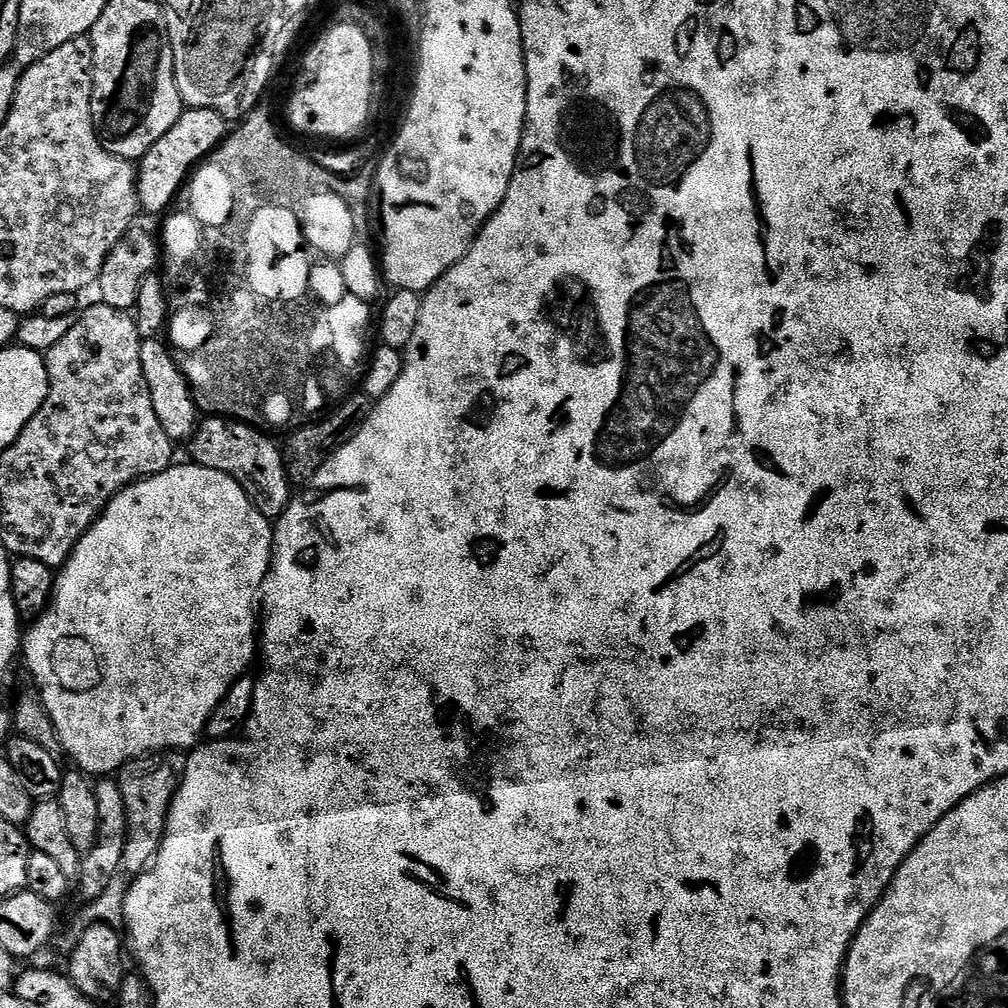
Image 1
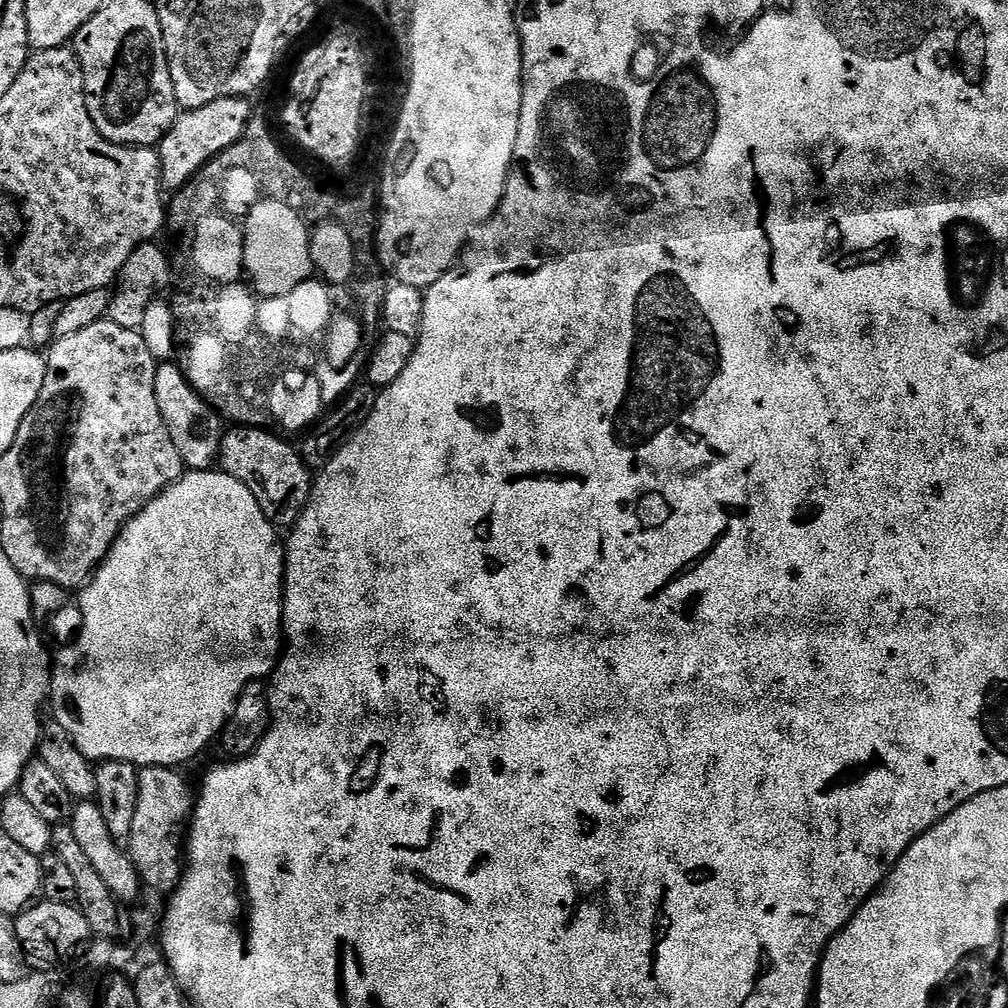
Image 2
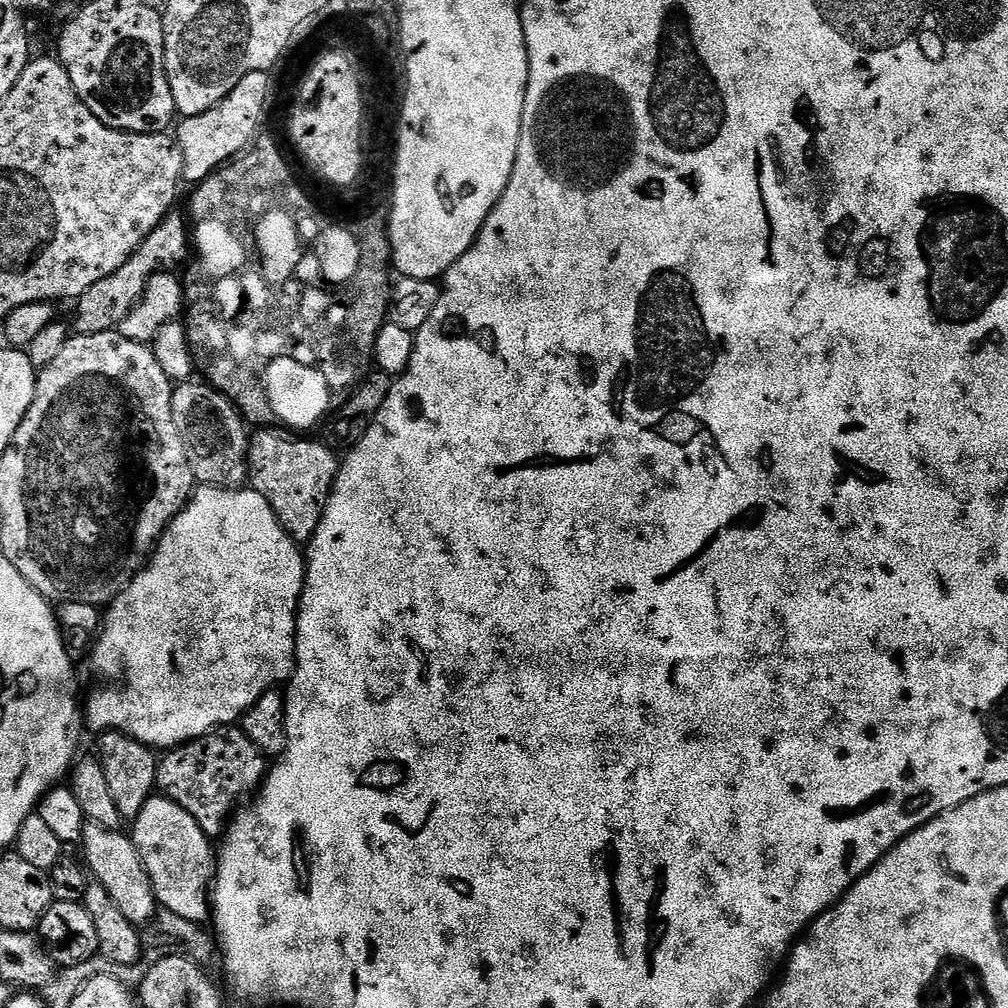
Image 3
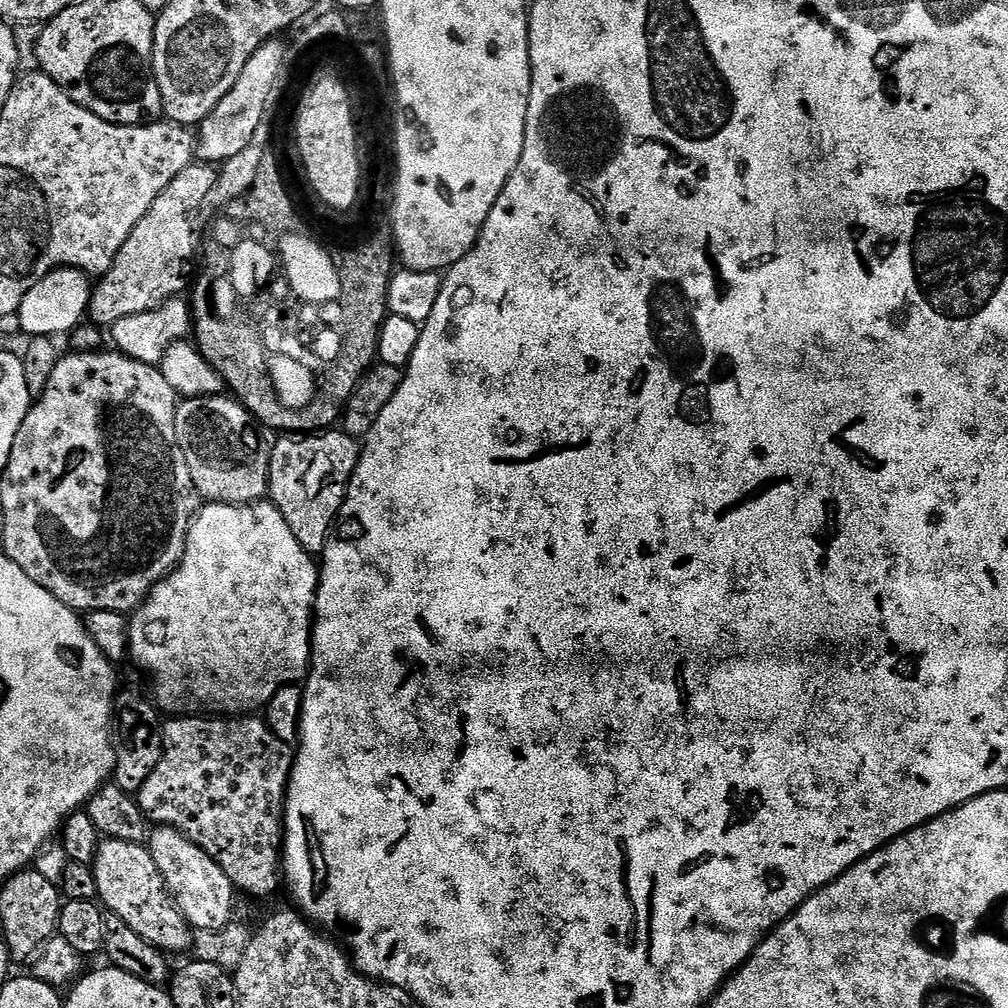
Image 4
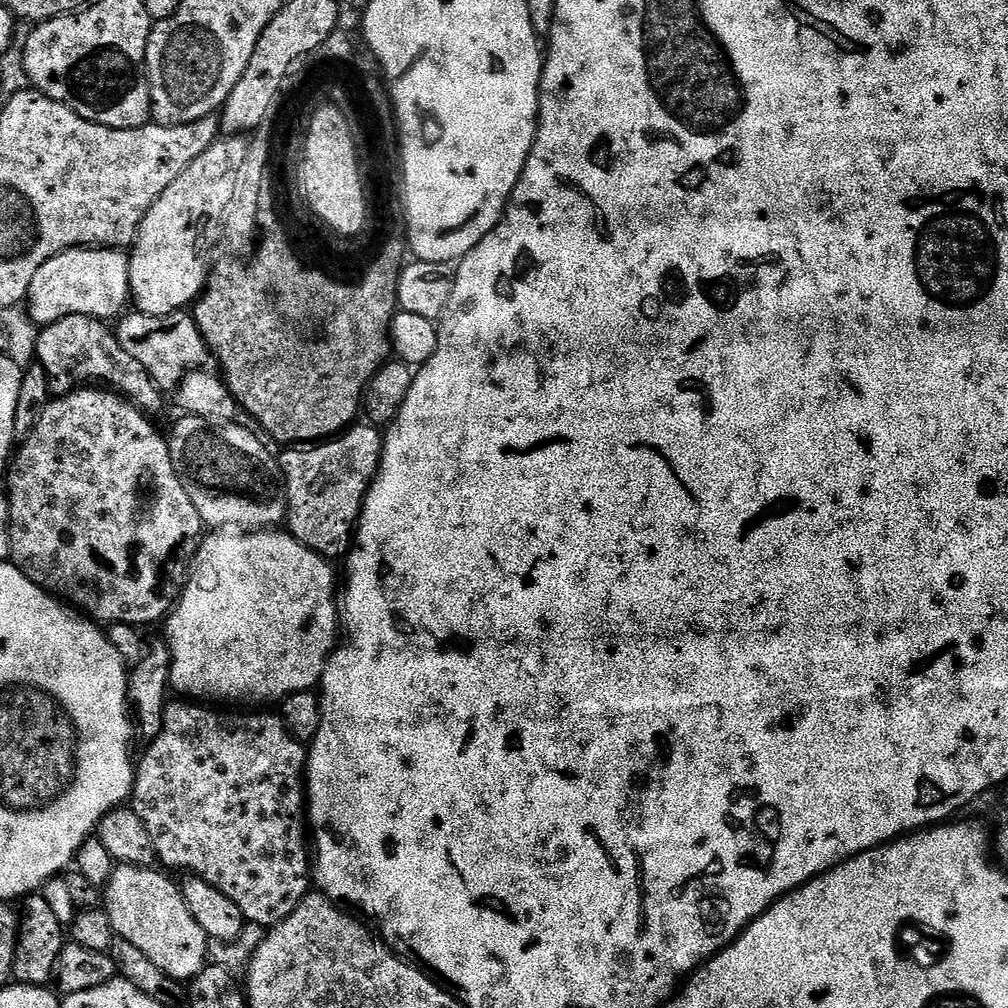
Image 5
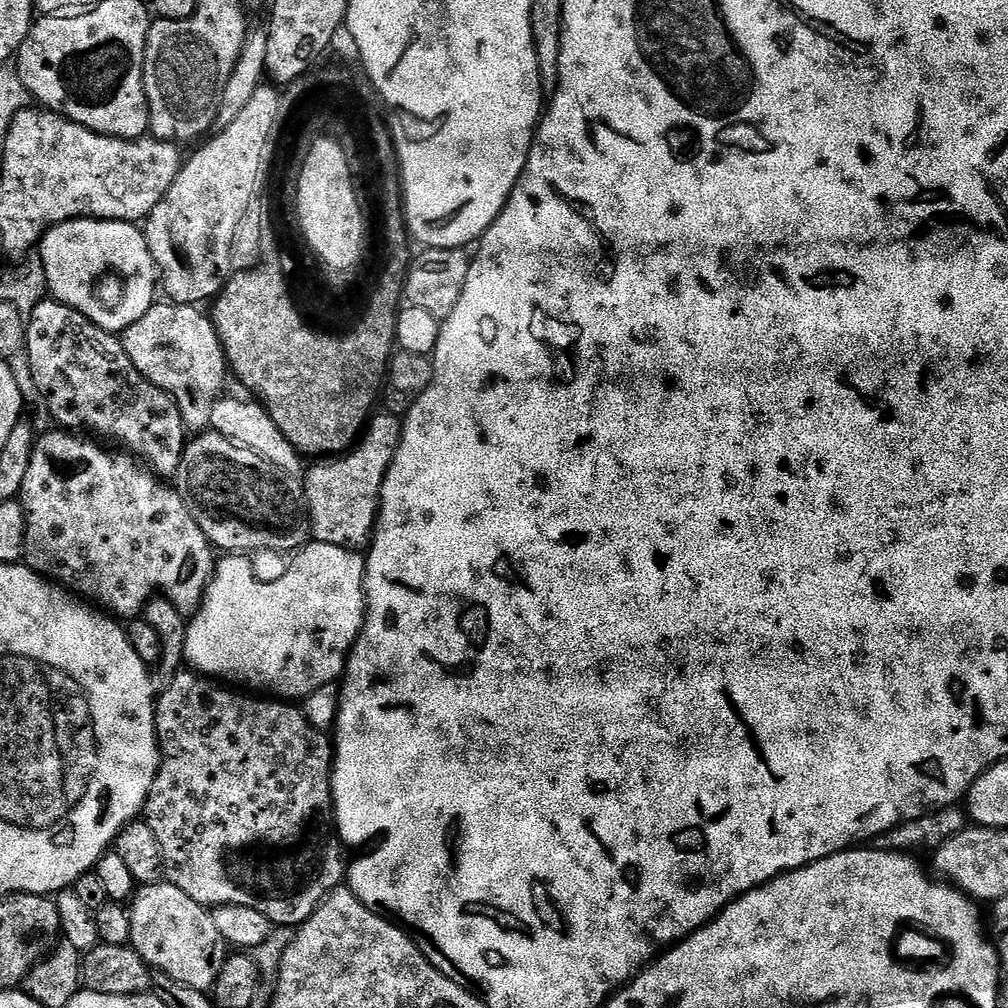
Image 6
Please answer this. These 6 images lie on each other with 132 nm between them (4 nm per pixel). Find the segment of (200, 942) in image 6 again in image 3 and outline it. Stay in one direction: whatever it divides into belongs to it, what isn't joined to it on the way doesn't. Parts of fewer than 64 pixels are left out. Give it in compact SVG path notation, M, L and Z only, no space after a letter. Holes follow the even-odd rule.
M85 823L82 845L84 844L83 863L95 883L106 886L106 894L114 898L118 910L126 914L131 924L143 926L155 912L158 912L156 895L150 886L150 878L142 866L142 858L138 858L138 850L134 850L131 835L115 828L103 828L97 824Z

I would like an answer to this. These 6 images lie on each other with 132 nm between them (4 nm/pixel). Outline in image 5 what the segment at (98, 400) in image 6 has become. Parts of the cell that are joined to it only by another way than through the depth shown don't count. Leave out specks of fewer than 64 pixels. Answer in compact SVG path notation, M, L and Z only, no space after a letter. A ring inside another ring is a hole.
M67 316L53 324L45 324L39 329L37 338L36 360L48 375L49 386L56 396L65 396L75 388L85 386L107 386L128 397L133 404L137 404L149 414L157 414L164 408L165 393L142 370L139 362L134 362L126 350L118 342L115 331L105 321L97 320L94 316Z

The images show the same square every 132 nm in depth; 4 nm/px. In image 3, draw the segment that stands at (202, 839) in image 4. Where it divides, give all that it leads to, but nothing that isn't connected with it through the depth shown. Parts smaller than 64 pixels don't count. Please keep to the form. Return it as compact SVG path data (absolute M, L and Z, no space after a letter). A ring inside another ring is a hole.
M225 726L215 728L213 732L191 740L188 744L182 744L179 748L165 751L156 765L156 788L159 795L168 796L178 802L178 806L182 806L182 810L186 810L186 814L190 814L194 822L198 822L198 826L209 838L220 838L230 823L230 817L237 811L241 803L239 800L243 796L251 797L261 787L265 775L266 758L260 753L258 746L254 746L254 742L246 738L243 727Z

